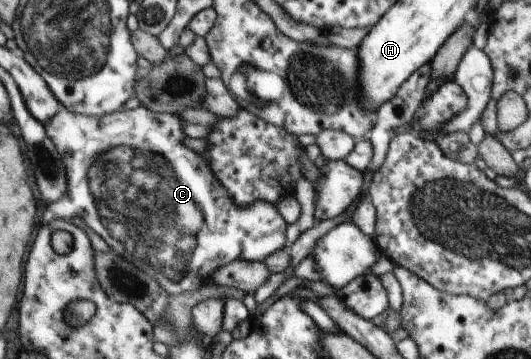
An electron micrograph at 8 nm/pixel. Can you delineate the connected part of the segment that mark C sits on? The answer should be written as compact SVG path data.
M138 106L132 110L121 110L109 112L108 115L90 116L89 114L75 113L65 108L58 111L56 116L45 124L47 135L53 141L62 162L66 169L67 189L57 203L49 205L45 219L47 224L55 219L75 220L91 227L98 233L110 247L111 250L135 264L143 273L154 279L168 294L180 294L185 291L193 291L200 284L207 285L212 275L223 266L235 260L245 260L248 262L265 262L266 259L276 251L287 246L287 226L288 223L277 211L276 205L265 200L257 200L251 205L242 208L233 201L232 195L225 189L225 186L217 179L213 173L210 161L204 153L199 154L183 144L186 135L183 132L183 125L188 124L177 114L166 114L152 112L145 106Z

